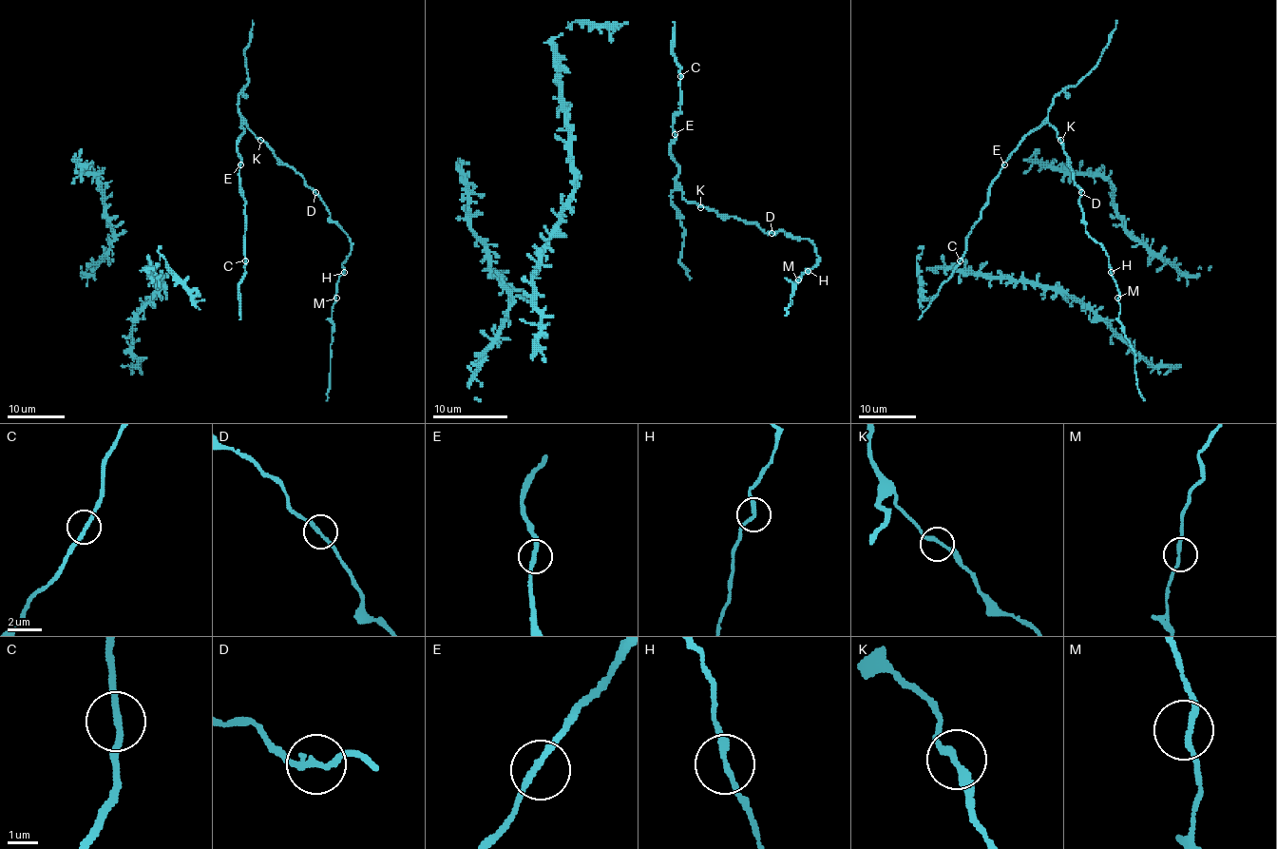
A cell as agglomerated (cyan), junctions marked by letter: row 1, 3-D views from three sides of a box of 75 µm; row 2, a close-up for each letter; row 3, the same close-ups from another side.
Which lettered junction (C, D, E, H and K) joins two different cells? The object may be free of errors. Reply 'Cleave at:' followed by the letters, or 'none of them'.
Cleave at: none of them

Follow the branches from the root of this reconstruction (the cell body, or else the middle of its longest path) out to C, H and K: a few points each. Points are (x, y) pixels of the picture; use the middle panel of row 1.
C: (671, 41), (671, 51), (680, 67), (680, 76)
H: (671, 41), (680, 111), (669, 155), (682, 196), (766, 233), (807, 239), (818, 258), (807, 270)
K: (671, 41), (680, 67), (680, 111), (675, 115), (669, 155), (678, 167), (682, 196), (700, 207)

